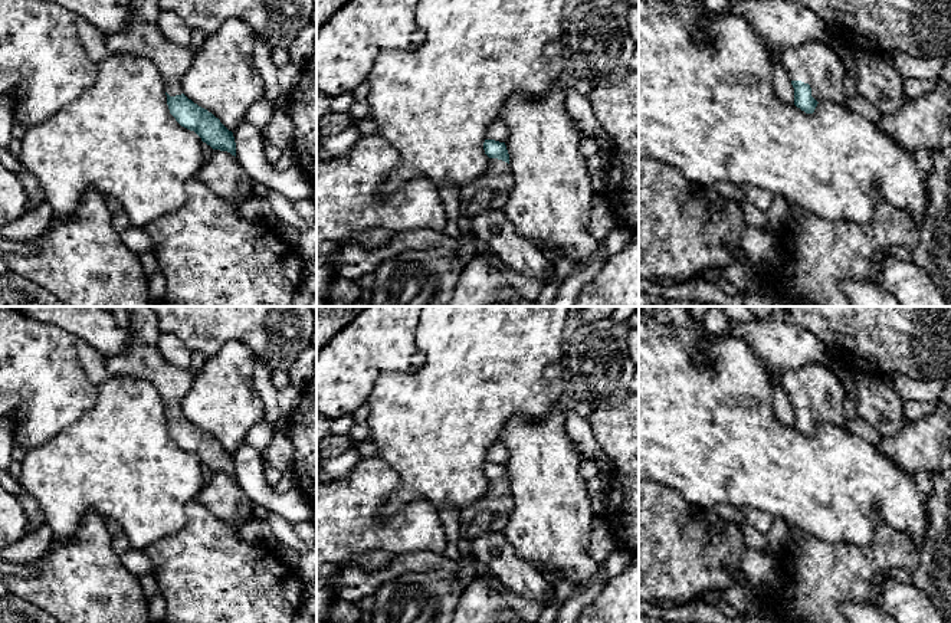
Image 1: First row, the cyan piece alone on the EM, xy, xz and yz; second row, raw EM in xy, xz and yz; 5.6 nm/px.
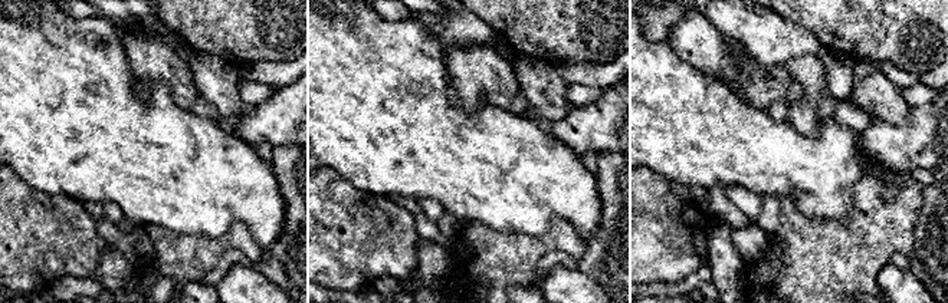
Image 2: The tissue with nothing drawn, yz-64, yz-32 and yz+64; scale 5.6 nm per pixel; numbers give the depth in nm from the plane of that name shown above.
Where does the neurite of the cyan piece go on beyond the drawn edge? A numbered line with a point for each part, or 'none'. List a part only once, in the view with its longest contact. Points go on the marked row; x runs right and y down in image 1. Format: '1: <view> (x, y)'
1: yz (816, 64)

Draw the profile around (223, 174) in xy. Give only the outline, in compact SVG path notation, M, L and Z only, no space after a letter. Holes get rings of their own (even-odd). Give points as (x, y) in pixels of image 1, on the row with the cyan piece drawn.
M214 150L211 158L204 161L197 171L196 178L213 193L232 203L242 203L253 193L253 180L237 157L227 151Z

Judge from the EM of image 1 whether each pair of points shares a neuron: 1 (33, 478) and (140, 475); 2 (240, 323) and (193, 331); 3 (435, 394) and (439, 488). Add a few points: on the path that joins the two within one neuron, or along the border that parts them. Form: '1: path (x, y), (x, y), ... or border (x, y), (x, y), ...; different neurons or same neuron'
1: path (59, 475), (114, 475); same neuron
2: path (229, 323), (205, 323); same neuron
3: path (436, 417), (439, 465); same neuron

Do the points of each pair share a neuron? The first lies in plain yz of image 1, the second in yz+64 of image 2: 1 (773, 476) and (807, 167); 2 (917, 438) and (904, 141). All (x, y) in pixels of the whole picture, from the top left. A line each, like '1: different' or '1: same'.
1: same
2: same

